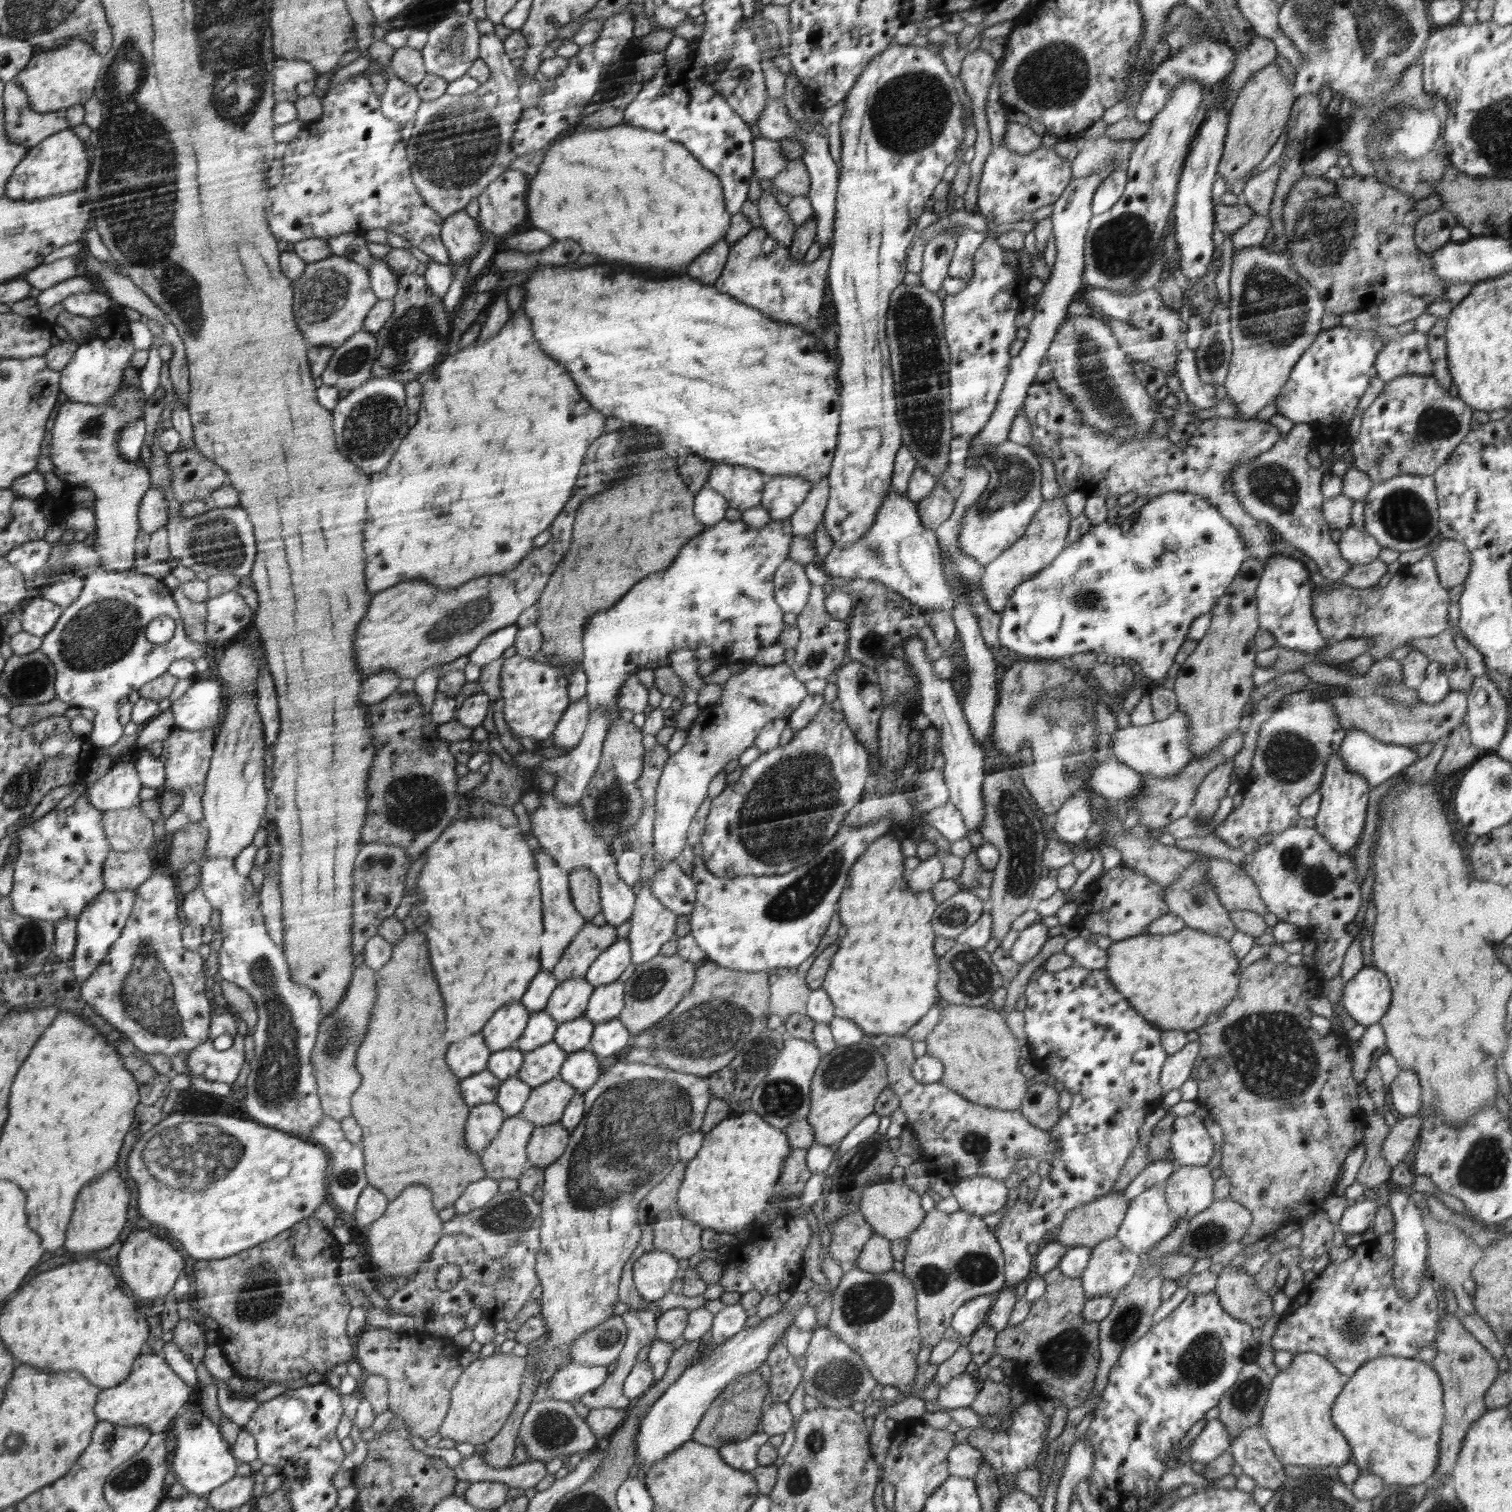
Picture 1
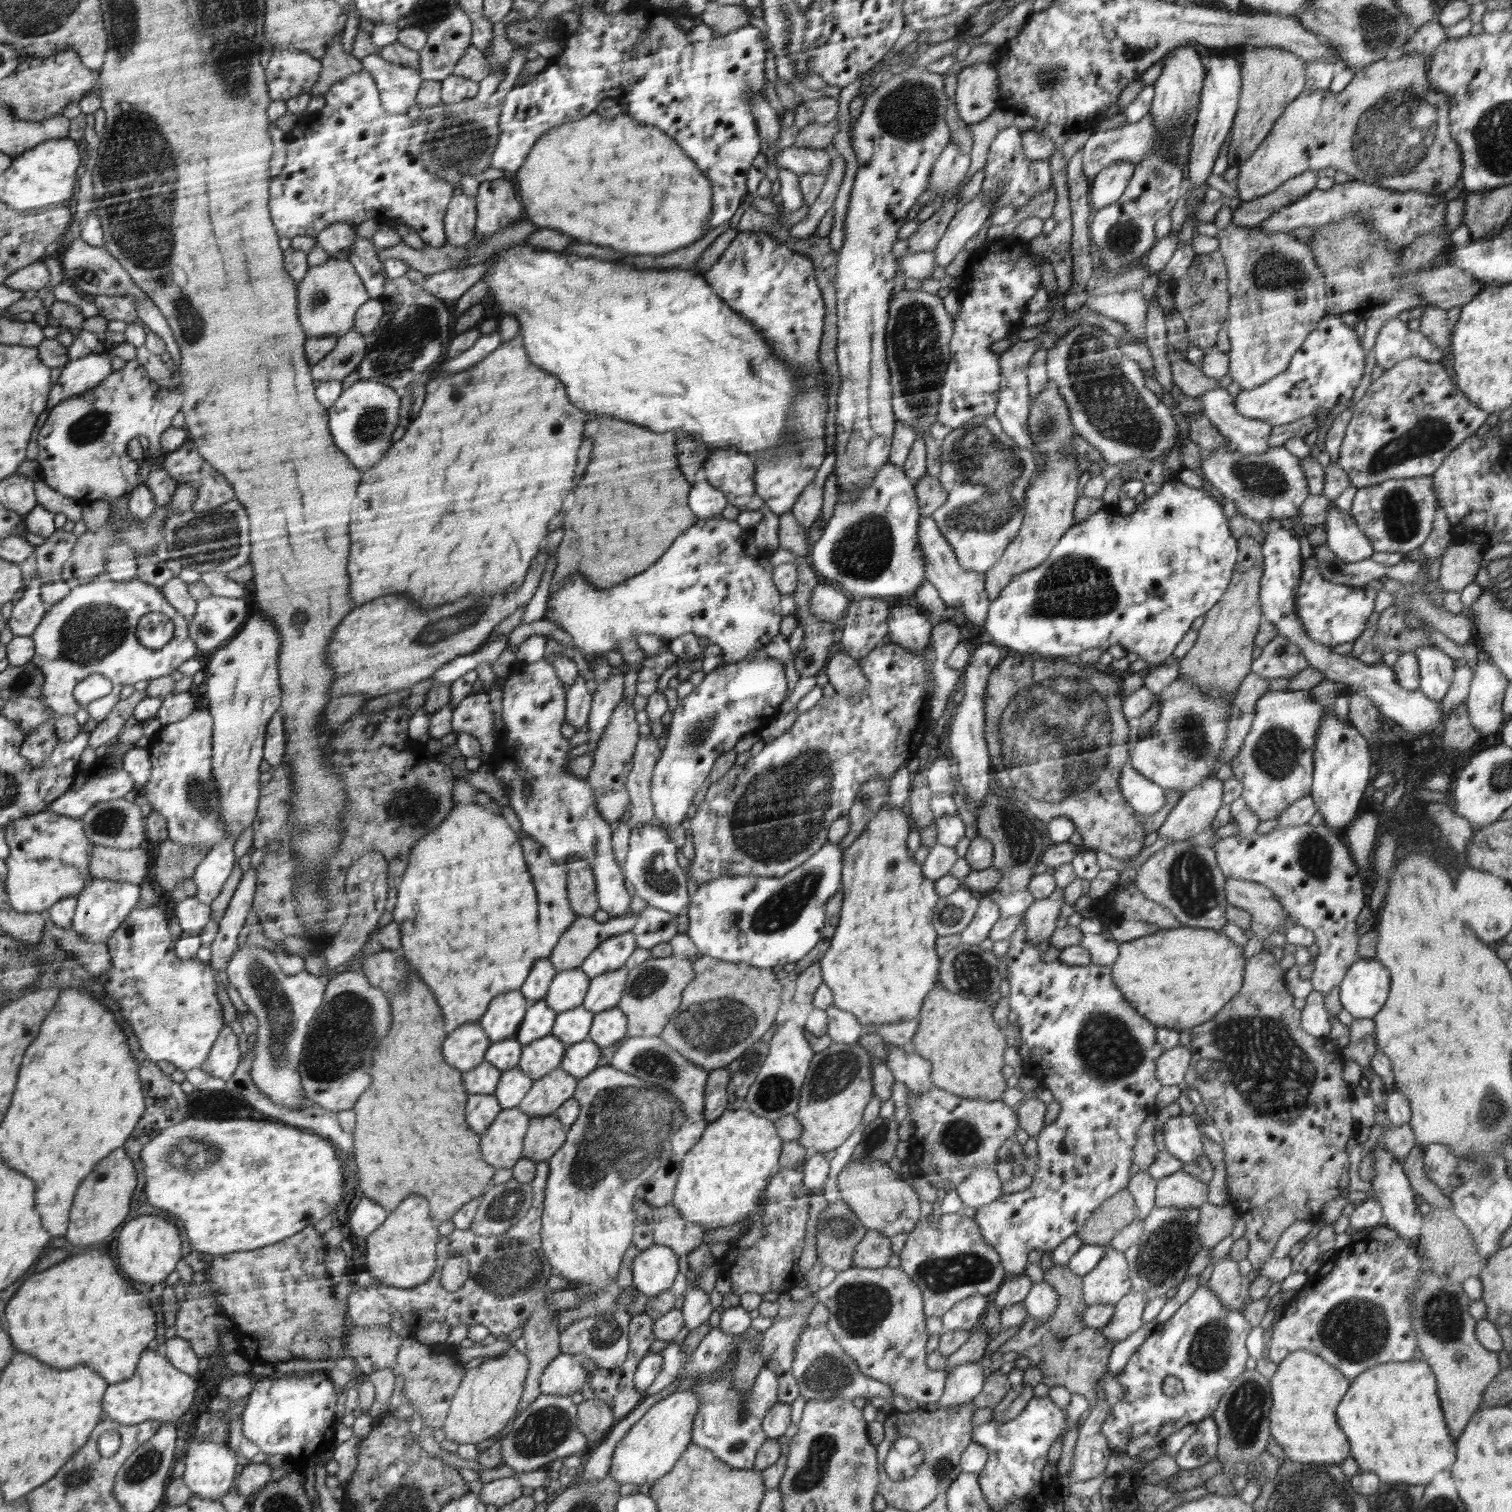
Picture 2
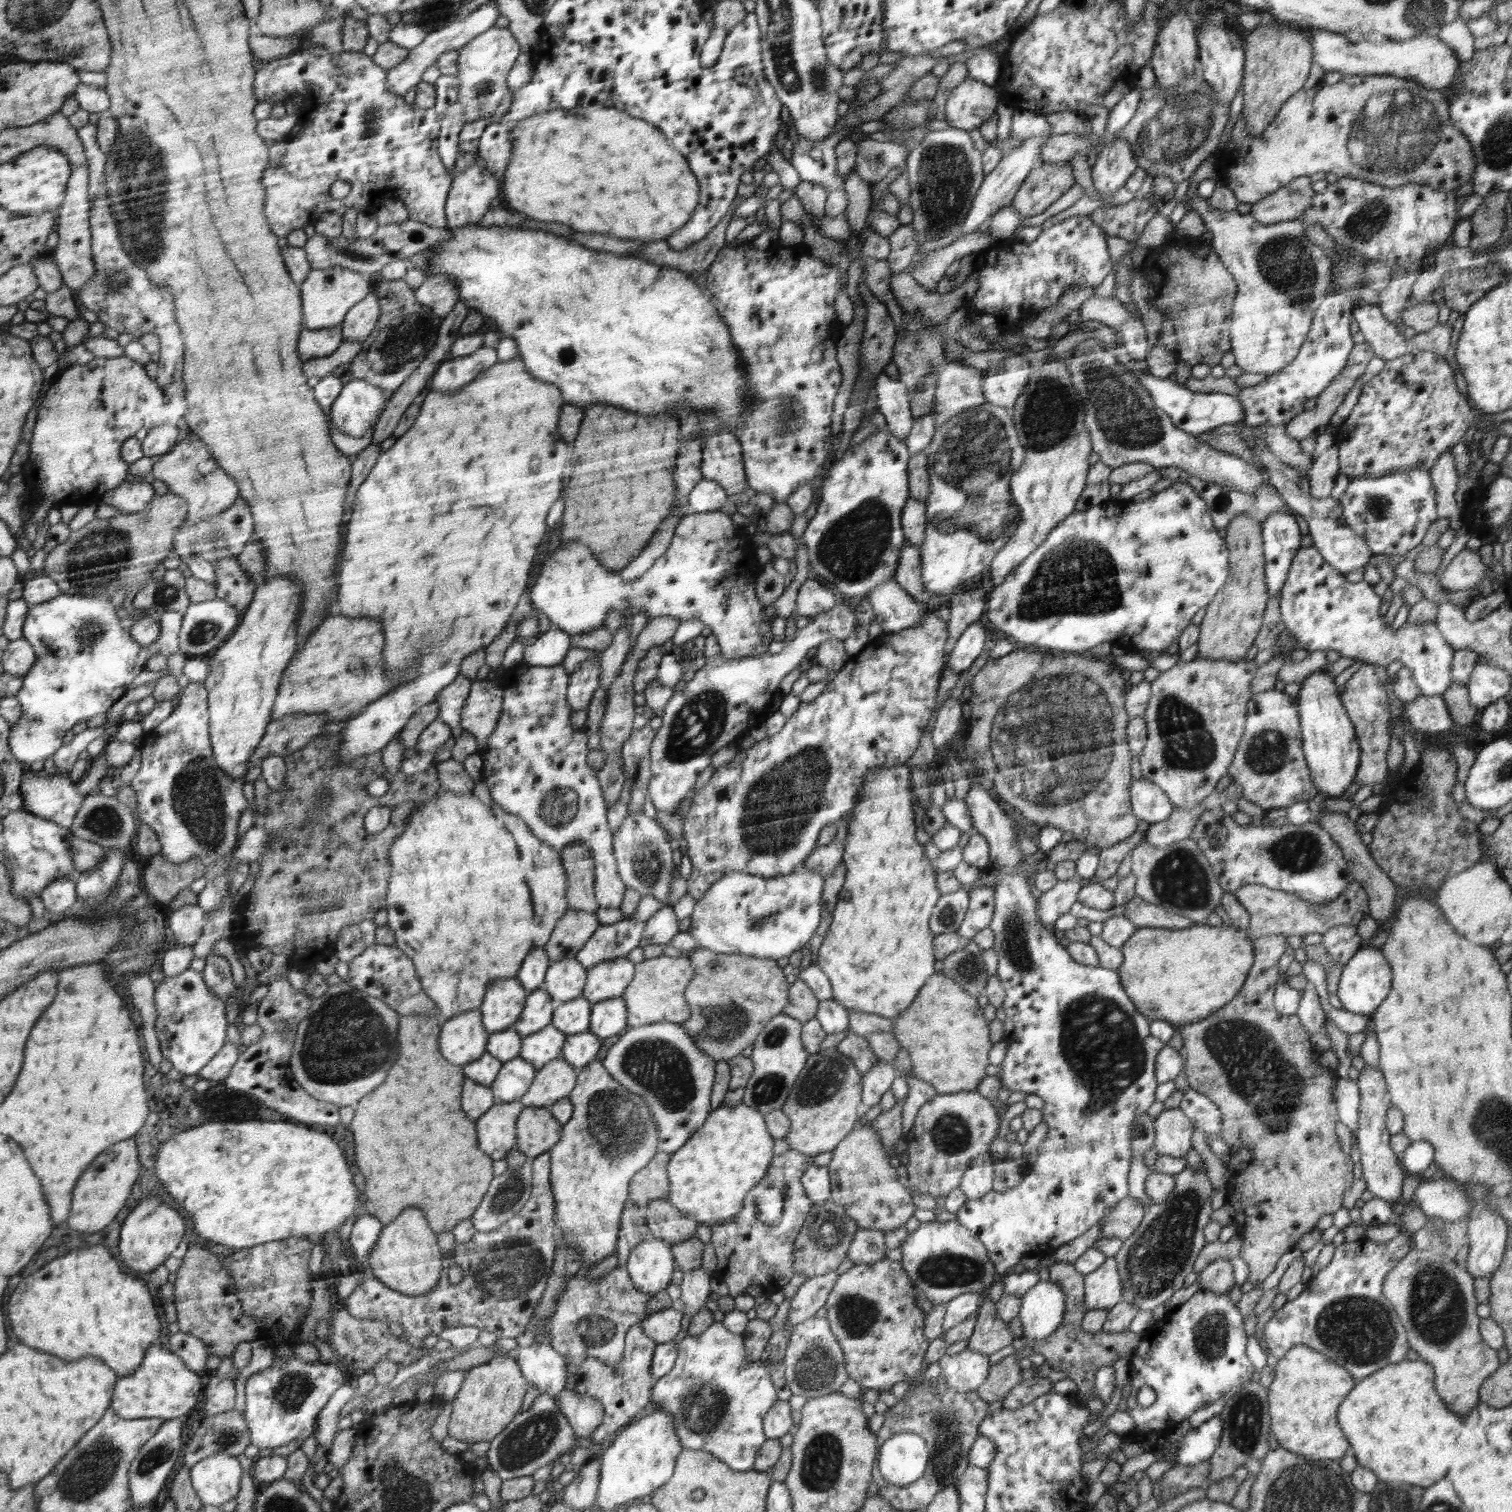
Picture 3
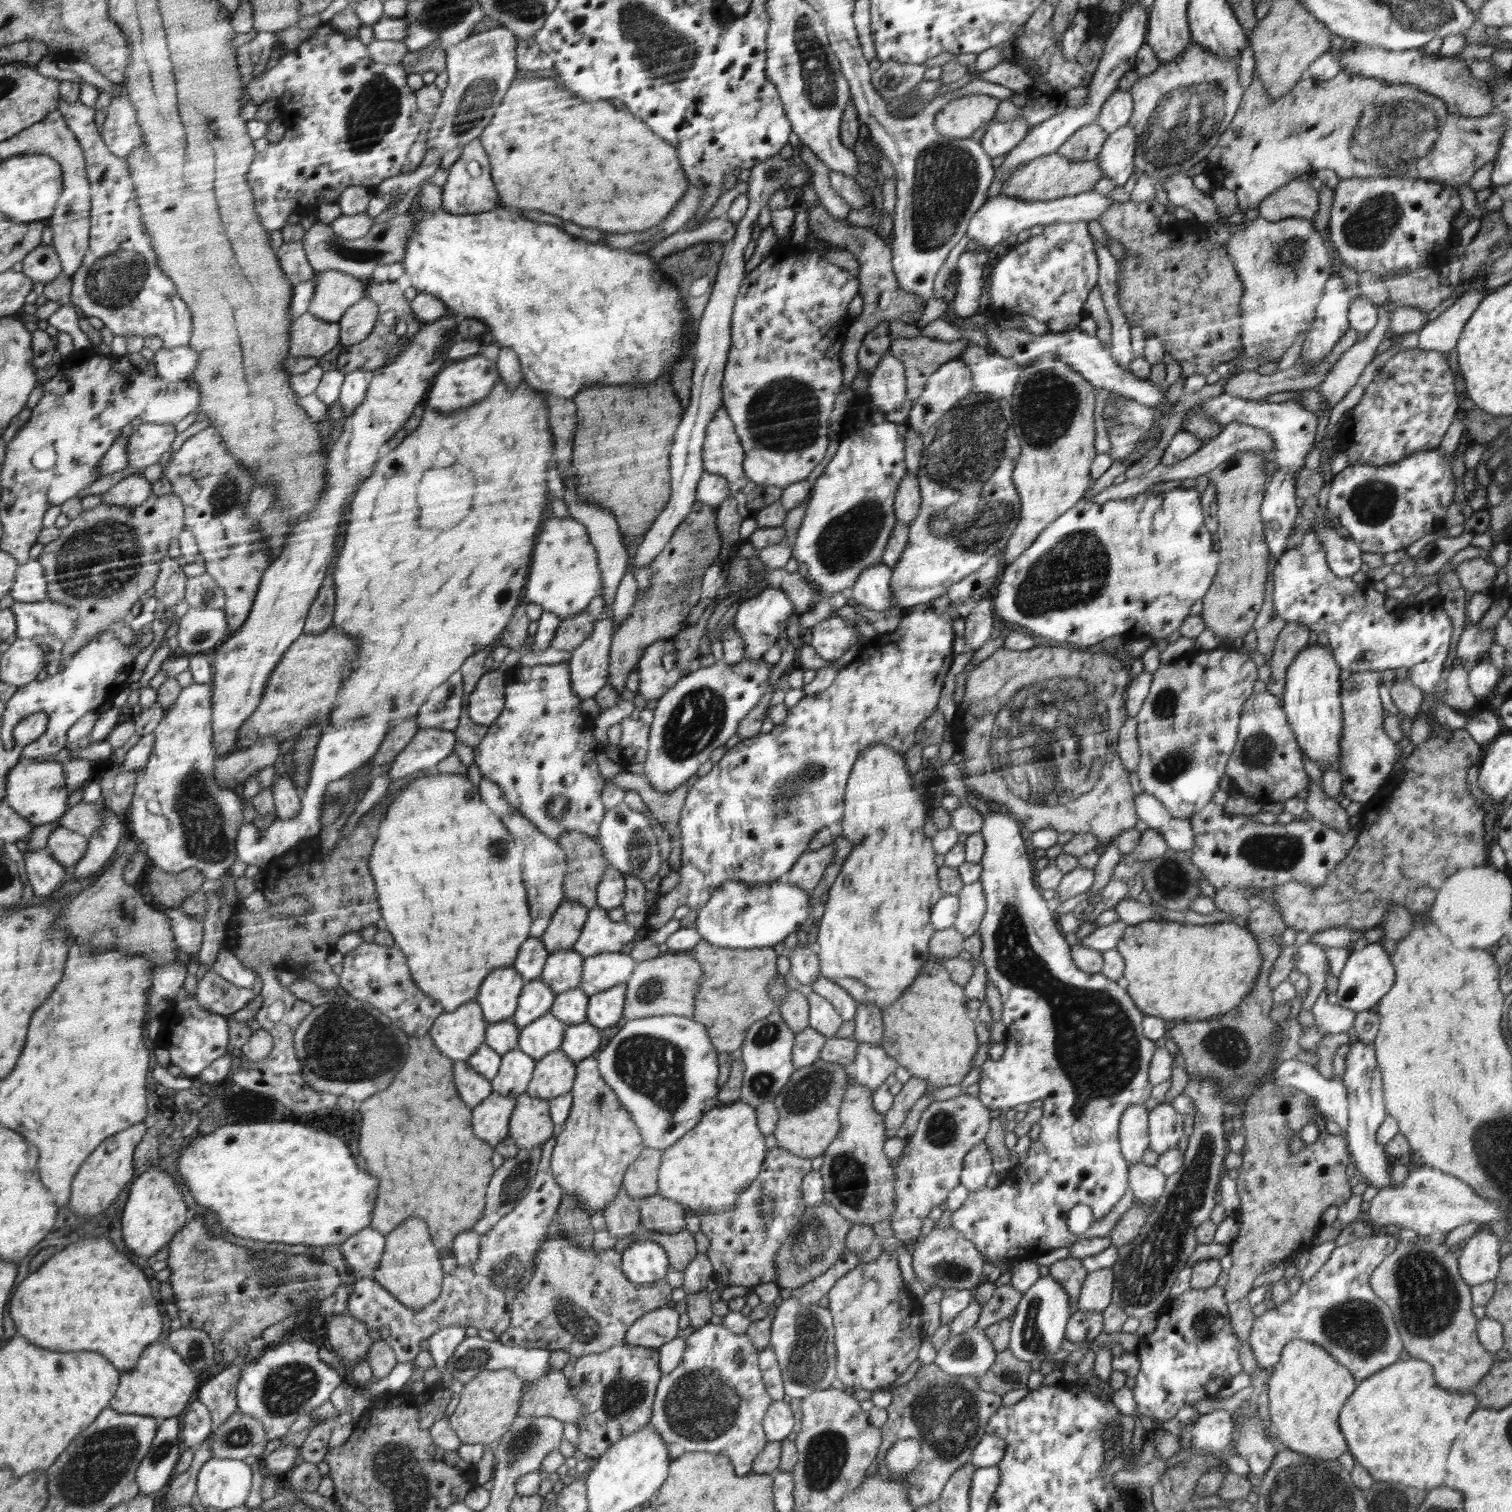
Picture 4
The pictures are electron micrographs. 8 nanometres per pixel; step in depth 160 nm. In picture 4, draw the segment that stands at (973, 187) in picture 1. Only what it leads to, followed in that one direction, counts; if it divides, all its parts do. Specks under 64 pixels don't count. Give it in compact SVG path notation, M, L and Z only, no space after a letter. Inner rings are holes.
M989 94L957 96L937 112L934 125L942 136L971 137L982 124L994 118L1000 101Z

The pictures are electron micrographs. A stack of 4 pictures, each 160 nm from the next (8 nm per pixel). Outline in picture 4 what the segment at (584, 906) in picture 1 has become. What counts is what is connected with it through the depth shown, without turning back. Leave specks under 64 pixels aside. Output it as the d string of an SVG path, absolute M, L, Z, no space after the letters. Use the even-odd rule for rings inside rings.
M569 832L557 840L570 856L570 876L566 876L565 898L587 909L597 906L597 888L609 868L603 849L593 836Z

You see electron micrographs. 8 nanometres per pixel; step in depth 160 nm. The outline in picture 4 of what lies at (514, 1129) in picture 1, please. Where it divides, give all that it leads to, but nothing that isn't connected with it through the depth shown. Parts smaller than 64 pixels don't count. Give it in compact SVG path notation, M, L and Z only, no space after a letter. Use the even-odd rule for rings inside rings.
M491 1092L488 1099L474 1107L474 1132L496 1148L509 1136L509 1122L516 1106L516 1097Z

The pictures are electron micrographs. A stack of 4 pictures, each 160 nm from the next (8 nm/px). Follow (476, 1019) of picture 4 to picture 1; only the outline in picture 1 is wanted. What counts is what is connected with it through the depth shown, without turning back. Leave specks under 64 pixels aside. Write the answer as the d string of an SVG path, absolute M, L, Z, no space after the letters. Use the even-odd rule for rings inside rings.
M478 1031L464 1040L458 1040L458 1044L450 1044L450 1056L446 1056L446 1060L450 1068L454 1068L454 1074L462 1080L487 1070L490 1056L492 1050Z

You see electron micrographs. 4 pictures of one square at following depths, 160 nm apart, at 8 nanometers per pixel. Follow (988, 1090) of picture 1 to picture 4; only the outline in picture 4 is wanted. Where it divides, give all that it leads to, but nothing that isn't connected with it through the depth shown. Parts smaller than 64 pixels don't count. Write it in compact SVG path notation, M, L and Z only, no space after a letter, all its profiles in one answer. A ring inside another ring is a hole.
M931 961L922 968L922 976L918 976L918 984L906 992L906 996L894 1002L894 1008L884 1007L881 1010L884 1023L883 1044L888 1048L890 1056L895 1061L907 1068L913 1077L927 1080L930 1085L949 1087L960 1085L962 1079L968 1074L970 1064L974 1060L974 1054L978 1050L978 1040L974 1032L974 1022L966 1016L968 1008L968 995L962 985L958 986L950 976L949 971L942 968L942 963Z

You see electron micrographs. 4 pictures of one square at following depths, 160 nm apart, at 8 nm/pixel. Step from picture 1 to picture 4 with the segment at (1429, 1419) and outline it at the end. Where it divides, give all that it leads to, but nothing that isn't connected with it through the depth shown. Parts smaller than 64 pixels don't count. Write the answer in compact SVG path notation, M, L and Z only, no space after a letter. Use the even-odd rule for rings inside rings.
M1411 1357L1409 1360L1398 1360L1357 1383L1352 1396L1341 1408L1339 1425L1348 1450L1352 1452L1356 1462L1364 1466L1376 1480L1396 1480L1406 1486L1418 1488L1418 1468L1420 1468L1422 1470L1420 1488L1436 1488L1446 1478L1446 1456L1450 1452L1456 1434L1477 1407L1476 1395L1471 1390L1455 1393L1440 1388L1433 1375L1433 1366L1425 1360Z

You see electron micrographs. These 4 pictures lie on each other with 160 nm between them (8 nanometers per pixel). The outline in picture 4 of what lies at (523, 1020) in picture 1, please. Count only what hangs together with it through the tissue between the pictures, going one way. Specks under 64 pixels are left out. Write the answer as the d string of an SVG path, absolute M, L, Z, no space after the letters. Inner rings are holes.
M500 967L486 984L482 985L482 996L475 1000L481 1005L488 1023L512 1020L522 990L521 973L512 967Z

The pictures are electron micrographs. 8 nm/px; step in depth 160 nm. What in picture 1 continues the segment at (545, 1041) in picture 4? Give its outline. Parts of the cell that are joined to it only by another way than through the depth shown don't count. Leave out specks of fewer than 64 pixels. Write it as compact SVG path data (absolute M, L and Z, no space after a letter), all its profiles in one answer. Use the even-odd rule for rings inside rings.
M548 1043L534 1051L526 1051L525 1064L517 1077L531 1087L540 1087L560 1075L567 1052L556 1043Z

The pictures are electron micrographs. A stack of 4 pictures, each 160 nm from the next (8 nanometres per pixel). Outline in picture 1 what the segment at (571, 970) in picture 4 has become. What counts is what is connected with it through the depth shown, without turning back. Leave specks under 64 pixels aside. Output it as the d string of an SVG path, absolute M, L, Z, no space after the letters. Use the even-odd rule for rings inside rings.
M585 978L568 979L559 982L543 1008L554 1020L568 1023L581 1018L588 1010L588 1002L595 990Z

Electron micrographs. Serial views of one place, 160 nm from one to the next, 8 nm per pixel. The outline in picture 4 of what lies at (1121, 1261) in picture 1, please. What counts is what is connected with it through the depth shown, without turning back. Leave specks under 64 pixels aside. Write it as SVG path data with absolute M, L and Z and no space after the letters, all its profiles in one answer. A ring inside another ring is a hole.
M1111 1267L1088 1273L1082 1288L1076 1311L1103 1312L1110 1306L1114 1292L1114 1273Z

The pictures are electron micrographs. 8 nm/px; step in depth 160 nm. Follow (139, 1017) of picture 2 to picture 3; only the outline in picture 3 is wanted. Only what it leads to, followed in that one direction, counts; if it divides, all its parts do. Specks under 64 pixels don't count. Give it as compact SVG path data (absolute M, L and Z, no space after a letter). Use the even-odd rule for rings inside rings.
M189 968L178 976L165 976L163 982L155 988L154 1004L157 1010L155 1028L163 1058L168 1058L174 1070L182 1072L186 1077L192 1074L197 1075L201 1068L212 1062L214 1056L224 1047L228 1024L226 1024L222 998L209 988L202 972Z

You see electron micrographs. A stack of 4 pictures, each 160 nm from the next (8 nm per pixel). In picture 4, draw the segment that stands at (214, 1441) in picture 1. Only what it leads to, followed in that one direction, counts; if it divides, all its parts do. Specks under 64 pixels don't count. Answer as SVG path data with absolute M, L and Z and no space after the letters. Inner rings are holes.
M212 1457L200 1467L196 1495L204 1506L223 1511L244 1504L252 1488L252 1468L243 1460Z

